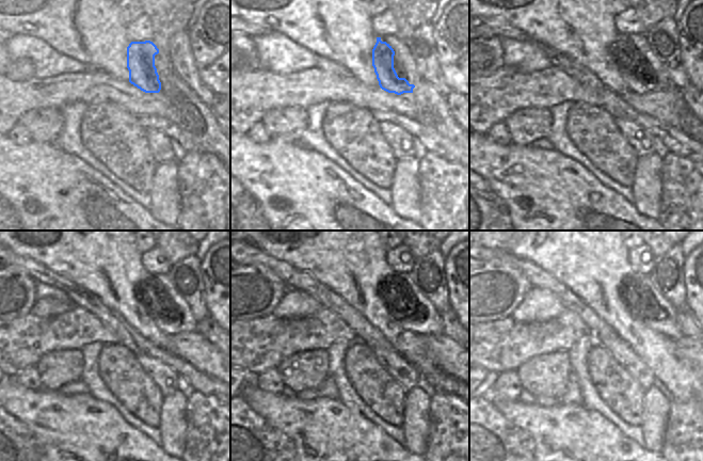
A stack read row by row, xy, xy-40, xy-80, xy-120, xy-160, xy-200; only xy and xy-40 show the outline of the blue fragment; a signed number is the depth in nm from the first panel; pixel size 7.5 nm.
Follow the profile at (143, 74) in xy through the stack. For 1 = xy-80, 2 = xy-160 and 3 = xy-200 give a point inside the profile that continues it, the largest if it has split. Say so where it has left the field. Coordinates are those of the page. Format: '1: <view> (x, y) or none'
1: xy-80 (622, 52)
2: xy-160 (428, 322)
3: xy-200 (664, 320)

